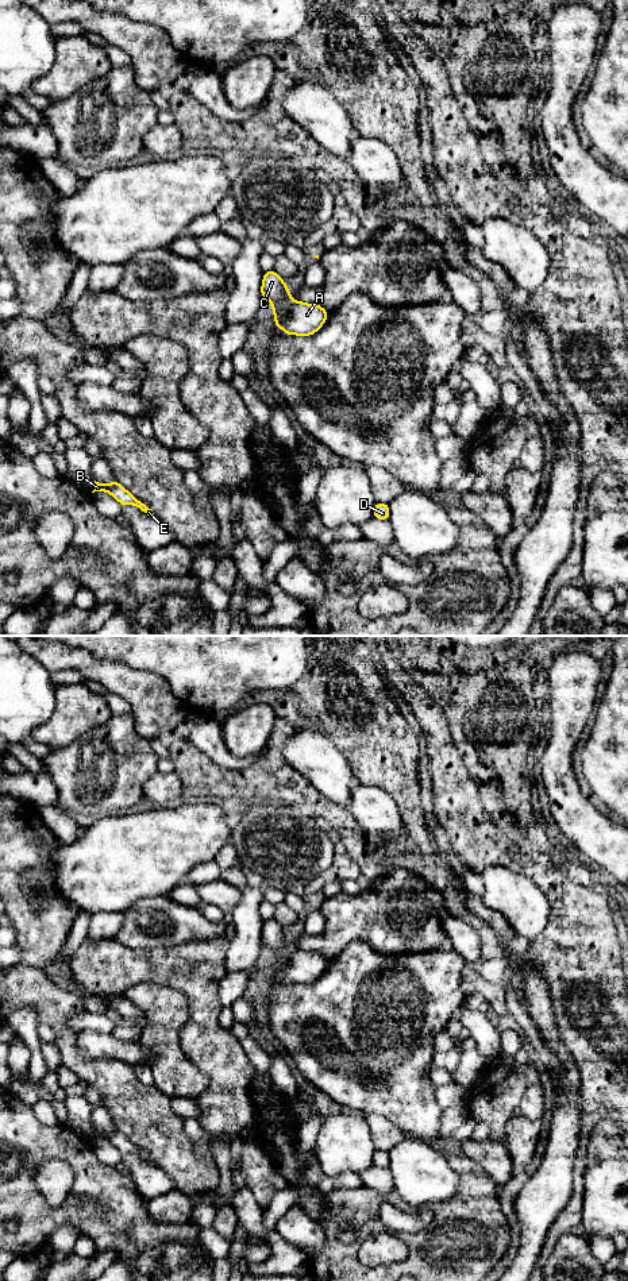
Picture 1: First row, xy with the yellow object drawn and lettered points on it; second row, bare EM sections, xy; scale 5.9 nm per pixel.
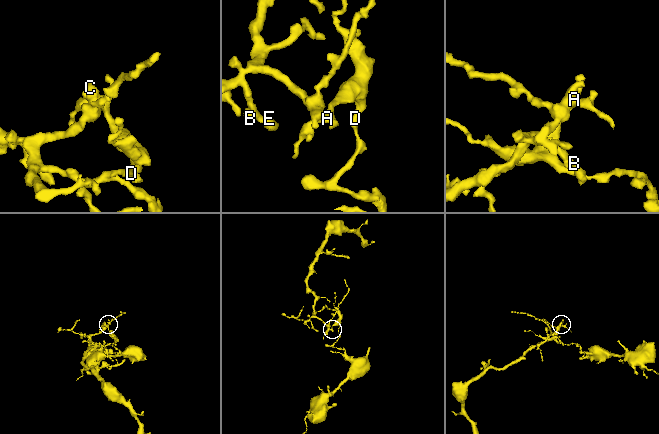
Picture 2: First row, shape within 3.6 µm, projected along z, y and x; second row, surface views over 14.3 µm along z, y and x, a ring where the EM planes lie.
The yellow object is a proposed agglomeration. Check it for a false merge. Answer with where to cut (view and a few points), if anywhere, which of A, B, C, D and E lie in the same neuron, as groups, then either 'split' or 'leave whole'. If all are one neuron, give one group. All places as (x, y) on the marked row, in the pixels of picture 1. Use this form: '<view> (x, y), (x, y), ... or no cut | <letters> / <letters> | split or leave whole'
xy (292, 300), (274, 316) | A D / B C E | split

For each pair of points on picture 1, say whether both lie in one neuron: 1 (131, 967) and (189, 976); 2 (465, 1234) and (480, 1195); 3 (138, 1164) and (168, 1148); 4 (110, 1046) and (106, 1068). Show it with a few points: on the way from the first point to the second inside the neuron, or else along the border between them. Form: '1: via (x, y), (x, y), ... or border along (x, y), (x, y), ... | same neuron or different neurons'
1: via (146, 967), (174, 967) | same neuron
2: via (472, 1224), (478, 1204) | same neuron
3: border along (155, 1164), (172, 1180), (176, 1188) | different neurons
4: border along (77, 1045), (87, 1058), (115, 1057), (133, 1065) | different neurons

